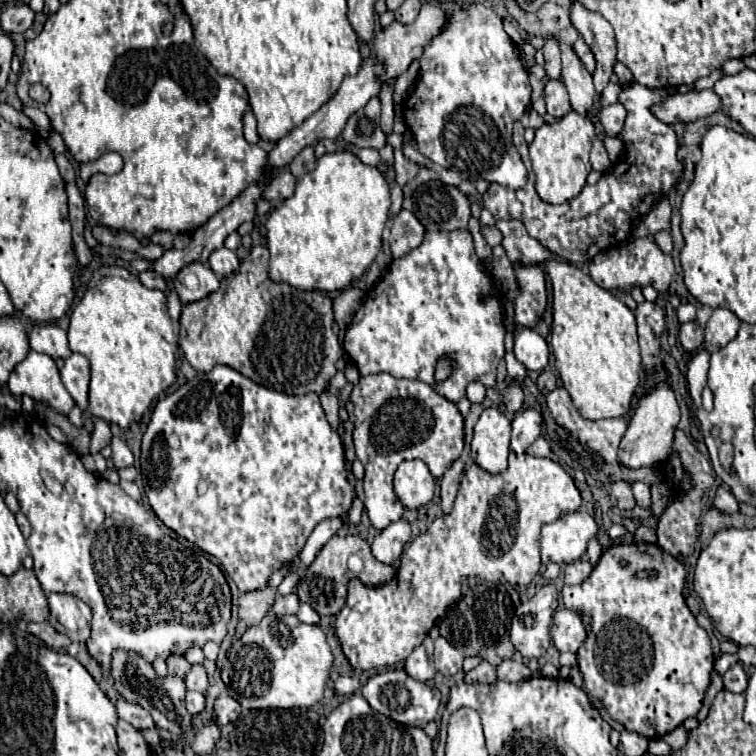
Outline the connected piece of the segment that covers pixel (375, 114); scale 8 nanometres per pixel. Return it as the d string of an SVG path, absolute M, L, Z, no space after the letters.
M373 97L363 109L353 113L349 117L341 137L337 139L337 145L343 149L345 143L351 143L355 147L375 147L383 149L387 145L387 135L379 127L379 115L381 115L381 101L379 97Z

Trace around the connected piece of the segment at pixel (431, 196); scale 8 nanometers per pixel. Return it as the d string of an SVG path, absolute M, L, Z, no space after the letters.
M429 181L413 193L413 213L427 231L467 229L471 203L457 187L443 181Z

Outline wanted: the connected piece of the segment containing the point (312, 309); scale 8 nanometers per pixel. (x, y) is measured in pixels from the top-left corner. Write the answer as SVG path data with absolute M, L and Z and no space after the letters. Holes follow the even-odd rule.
M253 247L247 259L241 261L239 269L229 277L221 279L221 289L207 299L189 303L181 313L179 347L189 361L189 365L199 373L209 373L215 365L227 365L251 381L287 395L321 395L335 375L335 361L343 355L339 339L331 329L333 309L331 299L321 291L301 291L289 283L275 283L269 277L269 253L265 247ZM211 319L213 325L201 325L201 321Z

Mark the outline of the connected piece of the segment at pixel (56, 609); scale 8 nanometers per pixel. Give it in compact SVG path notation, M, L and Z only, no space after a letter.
M51 593L49 611L49 621L59 633L79 643L85 643L89 639L91 609L81 599L67 593Z

